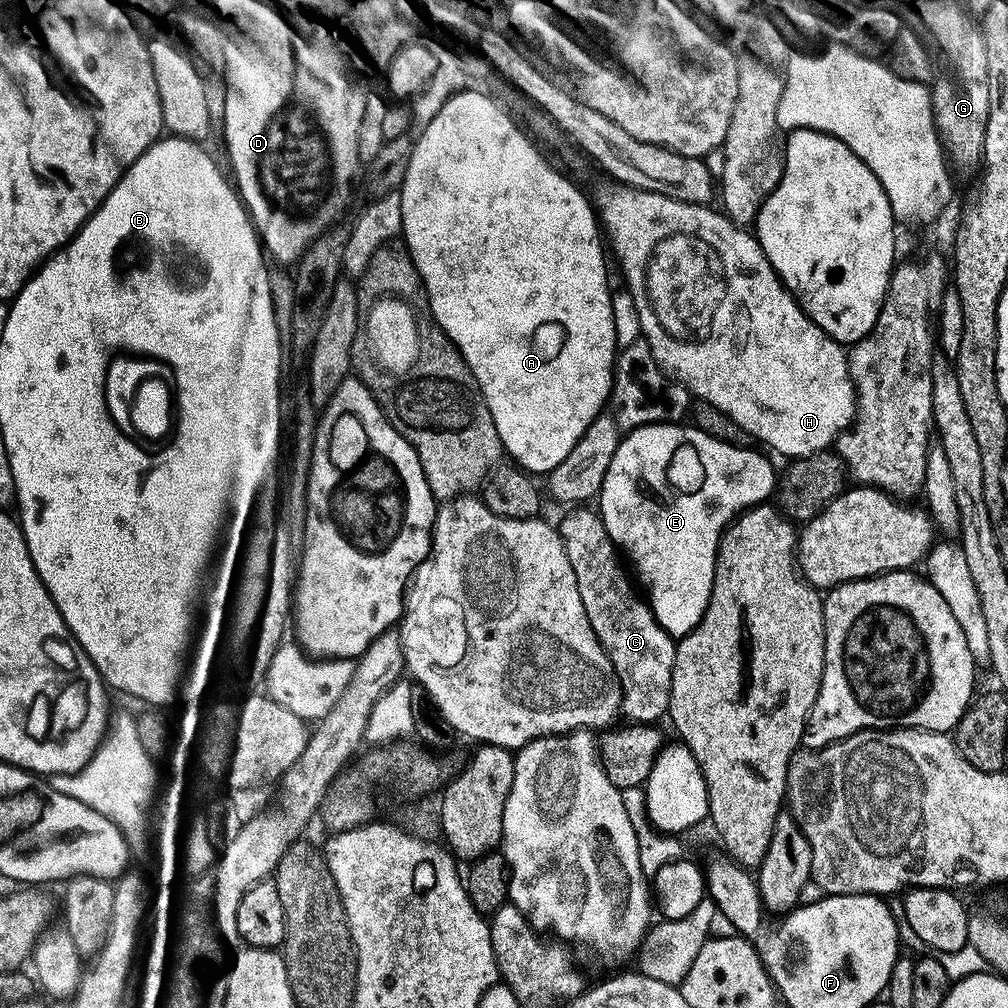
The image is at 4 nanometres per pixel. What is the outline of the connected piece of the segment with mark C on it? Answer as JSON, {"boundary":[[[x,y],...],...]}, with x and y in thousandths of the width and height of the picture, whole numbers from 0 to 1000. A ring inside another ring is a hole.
{"boundary":[[[568,503],[568,508],[562,509],[554,519],[562,554],[565,554],[569,573],[573,573],[573,590],[577,593],[577,601],[581,601],[581,613],[585,613],[585,621],[595,634],[595,640],[601,645],[615,676],[618,709],[623,709],[622,713],[627,716],[651,716],[663,705],[672,636],[664,627],[657,625],[649,613],[646,601],[633,586],[611,539],[605,530],[601,530],[594,507],[587,505],[586,508],[581,503]]]}

